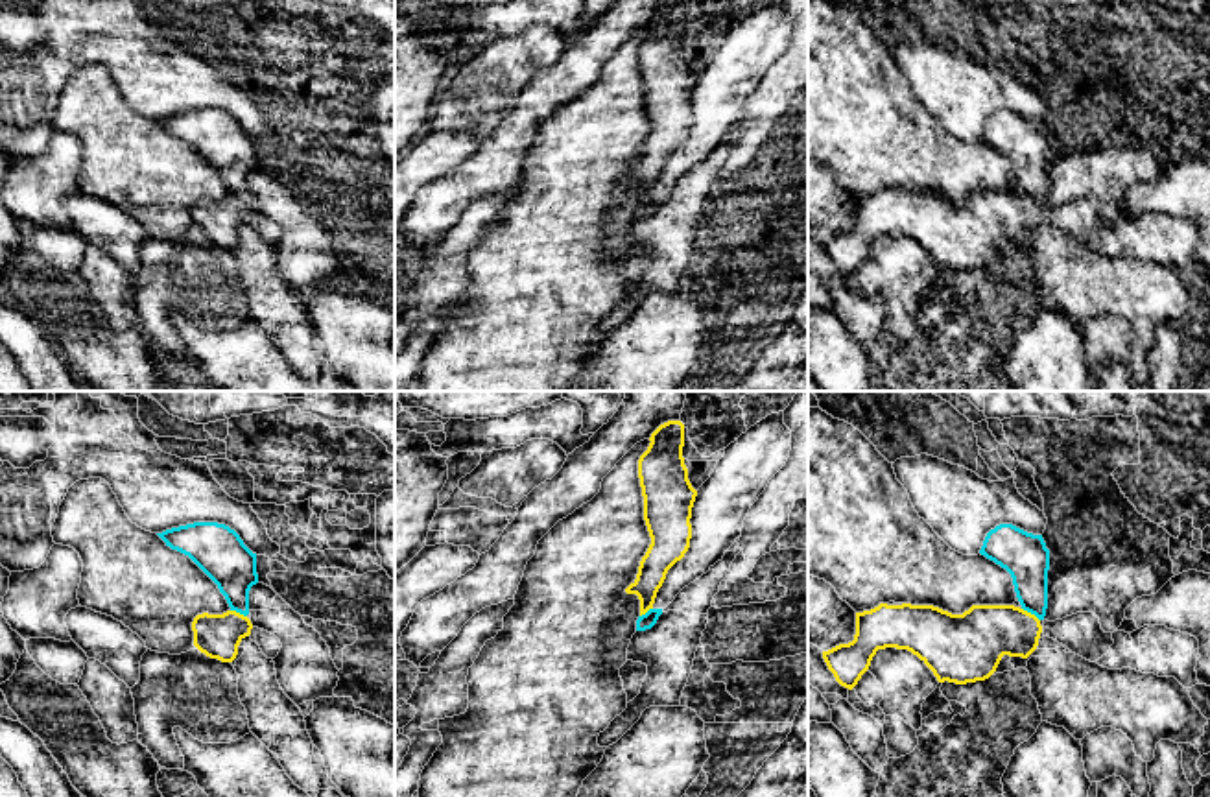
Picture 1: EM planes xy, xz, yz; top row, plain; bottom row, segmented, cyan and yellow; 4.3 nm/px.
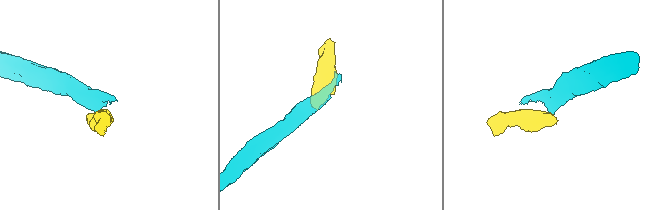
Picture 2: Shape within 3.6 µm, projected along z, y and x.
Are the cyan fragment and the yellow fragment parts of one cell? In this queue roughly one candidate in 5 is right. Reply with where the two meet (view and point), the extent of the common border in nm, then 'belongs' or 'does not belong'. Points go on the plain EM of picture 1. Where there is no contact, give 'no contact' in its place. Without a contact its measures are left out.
yz (1032, 200) | 100 nm | does not belong

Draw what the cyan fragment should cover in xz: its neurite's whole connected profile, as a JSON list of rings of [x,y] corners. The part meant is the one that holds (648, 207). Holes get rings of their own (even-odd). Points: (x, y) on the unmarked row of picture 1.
[[[771,0],[725,35],[692,94],[690,135],[666,161],[653,194],[638,203],[636,218],[651,216],[675,183],[706,161],[741,122],[751,92],[786,52],[791,17],[784,0]]]

